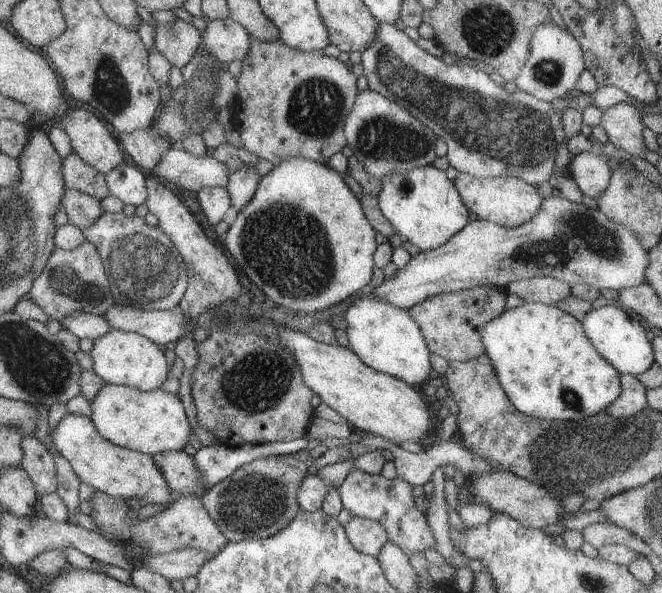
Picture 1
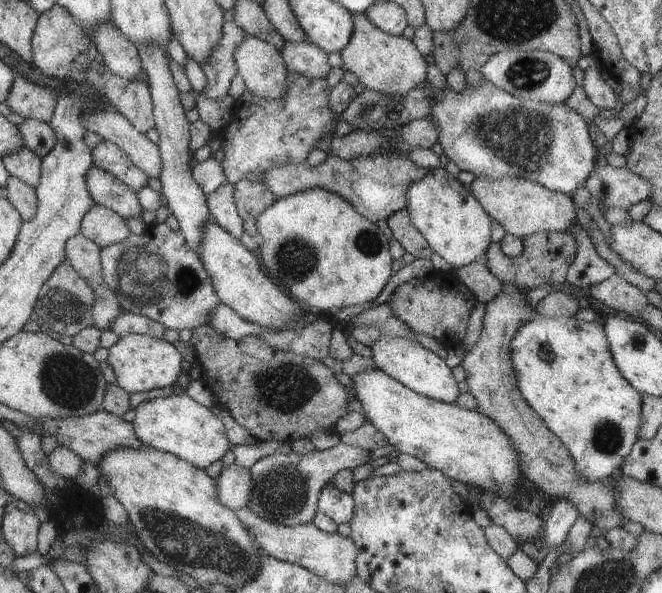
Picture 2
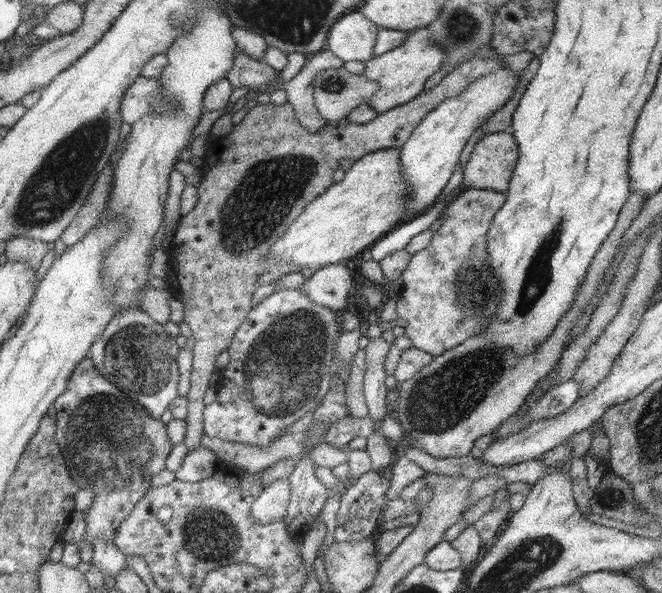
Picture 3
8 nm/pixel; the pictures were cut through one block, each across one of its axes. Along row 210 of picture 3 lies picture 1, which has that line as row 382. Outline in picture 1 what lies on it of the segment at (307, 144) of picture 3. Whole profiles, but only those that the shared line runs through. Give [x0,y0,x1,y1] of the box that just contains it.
[190,328,314,447]

